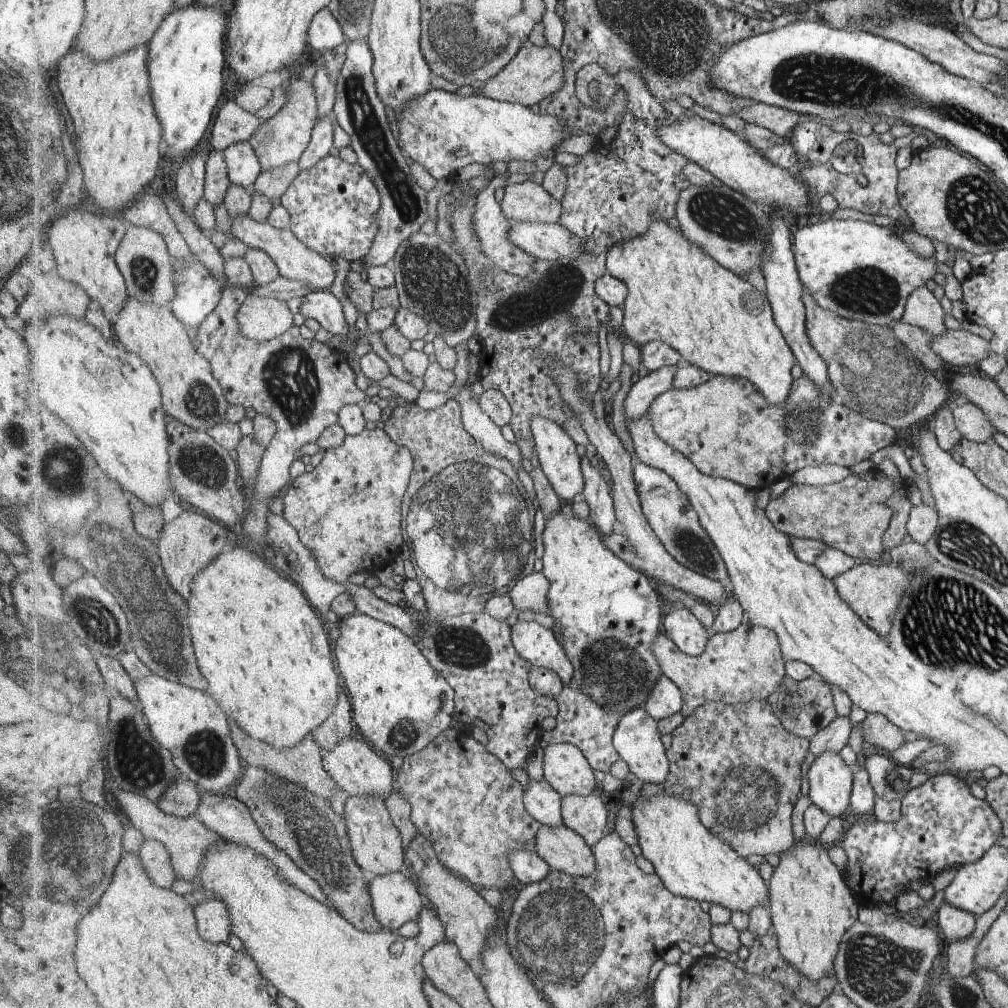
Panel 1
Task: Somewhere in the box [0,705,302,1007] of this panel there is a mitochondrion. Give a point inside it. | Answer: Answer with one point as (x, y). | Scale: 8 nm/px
(68, 855)

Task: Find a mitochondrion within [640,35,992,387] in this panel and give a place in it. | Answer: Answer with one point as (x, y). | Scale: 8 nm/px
(718, 213)

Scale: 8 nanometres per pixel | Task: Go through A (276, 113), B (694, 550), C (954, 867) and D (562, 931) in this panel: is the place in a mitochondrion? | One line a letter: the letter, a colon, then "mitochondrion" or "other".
A: other
B: mitochondrion
C: other
D: mitochondrion

